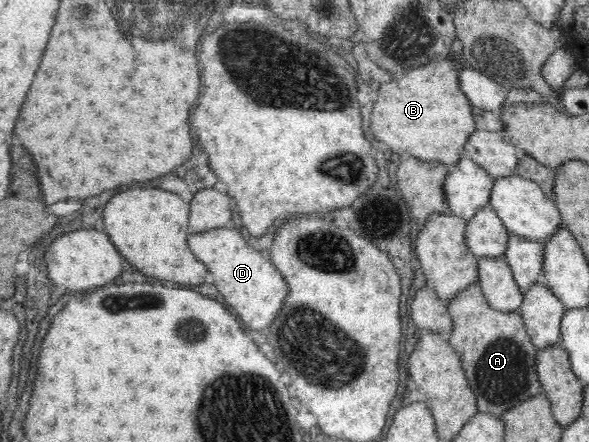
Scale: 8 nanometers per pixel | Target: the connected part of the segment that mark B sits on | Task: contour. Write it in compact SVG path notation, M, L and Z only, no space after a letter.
M449 58L395 75L375 93L371 133L393 153L409 153L422 161L437 160L452 168L465 152L466 140L477 131L472 105L460 86L463 62Z

